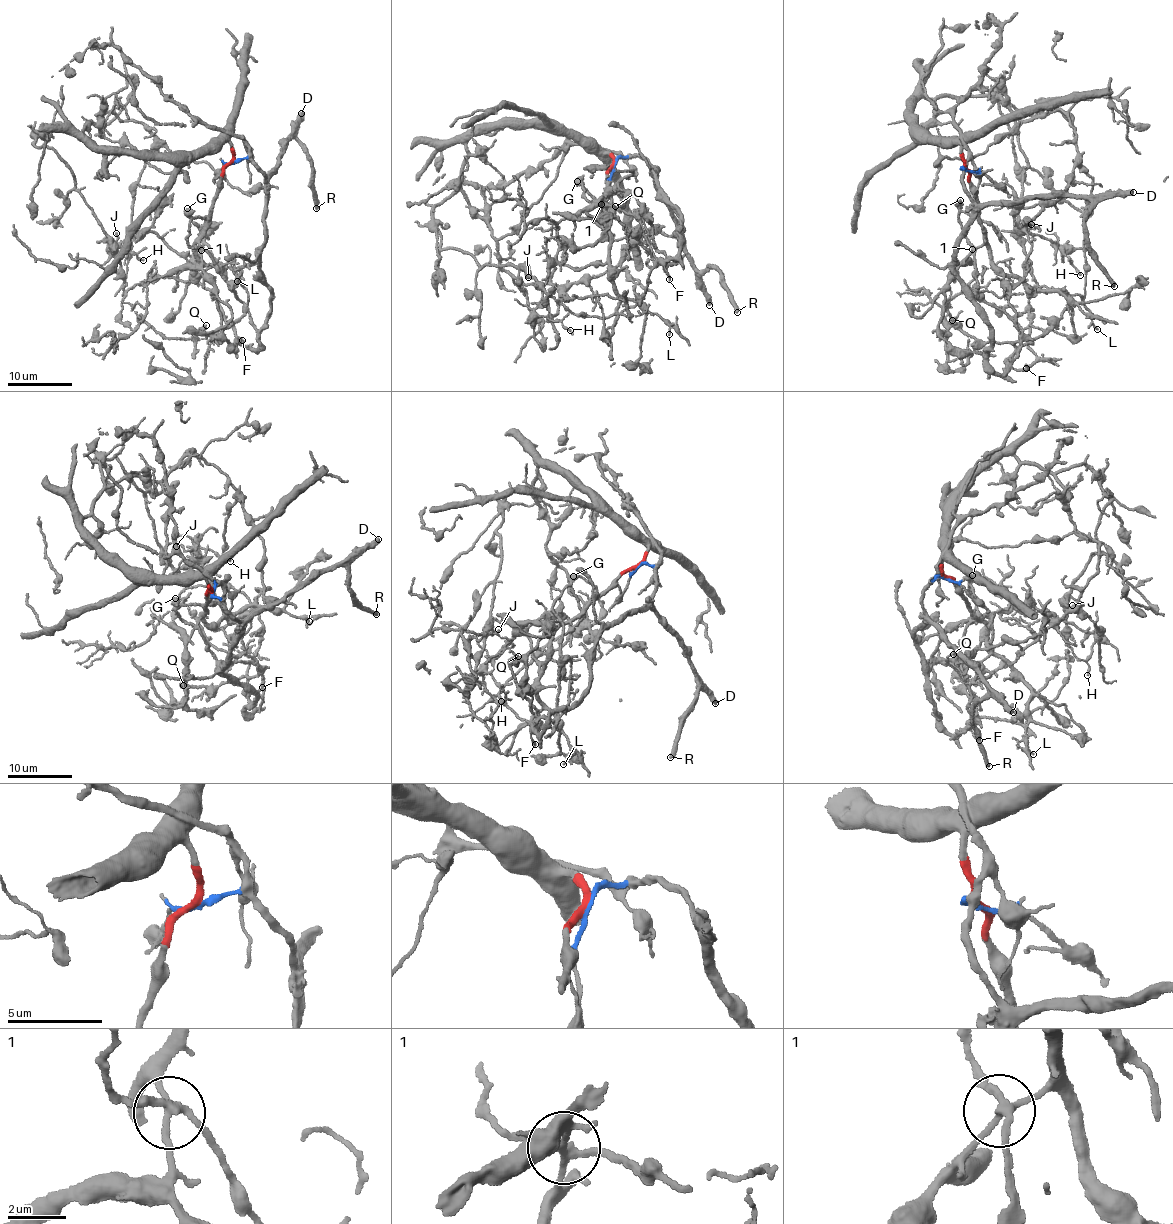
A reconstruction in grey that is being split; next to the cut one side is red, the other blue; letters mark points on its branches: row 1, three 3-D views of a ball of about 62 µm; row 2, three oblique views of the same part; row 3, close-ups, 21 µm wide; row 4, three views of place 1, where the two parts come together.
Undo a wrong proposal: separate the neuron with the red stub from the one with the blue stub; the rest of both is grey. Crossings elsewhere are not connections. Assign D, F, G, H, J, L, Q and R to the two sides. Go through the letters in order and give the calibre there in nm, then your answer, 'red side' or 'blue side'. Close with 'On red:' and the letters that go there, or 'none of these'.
D: 460 nm | blue side
F: 180 nm | blue side
G: 480 nm | blue side
H: 200 nm | red side
J: 160 nm | red side
L: 140 nm | red side
Q: 400 nm | blue side
R: 380 nm | blue side
On red: H, J, L

